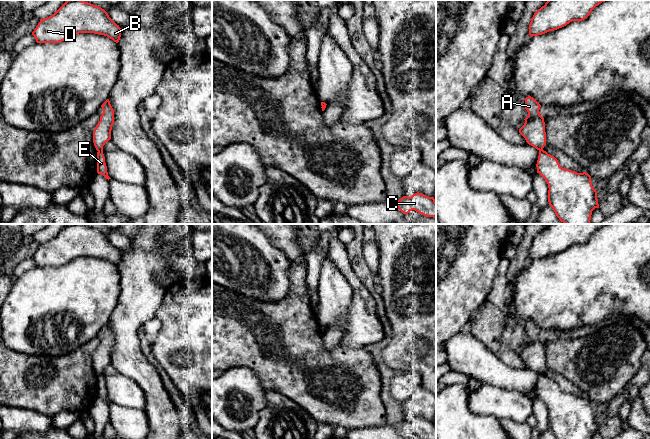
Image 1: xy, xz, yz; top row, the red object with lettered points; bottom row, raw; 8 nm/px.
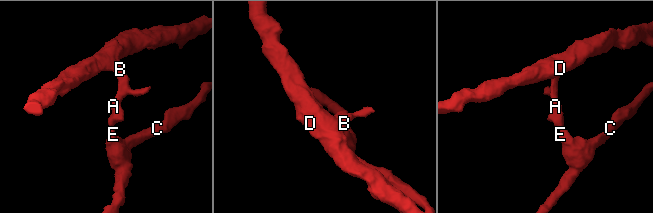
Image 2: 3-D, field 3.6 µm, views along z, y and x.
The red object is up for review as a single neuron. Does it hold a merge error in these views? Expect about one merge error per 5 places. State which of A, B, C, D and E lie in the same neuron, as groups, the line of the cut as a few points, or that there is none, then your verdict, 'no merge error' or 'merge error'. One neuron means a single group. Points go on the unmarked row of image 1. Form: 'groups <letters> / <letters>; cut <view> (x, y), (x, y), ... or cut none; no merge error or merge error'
groups A B D / C E; cut xy (102, 373), (98, 375); merge error

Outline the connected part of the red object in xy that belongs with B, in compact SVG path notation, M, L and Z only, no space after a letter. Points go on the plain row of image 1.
M67 224L52 240L40 243L32 259L37 267L59 267L79 257L104 259L118 267L121 252L101 231Z

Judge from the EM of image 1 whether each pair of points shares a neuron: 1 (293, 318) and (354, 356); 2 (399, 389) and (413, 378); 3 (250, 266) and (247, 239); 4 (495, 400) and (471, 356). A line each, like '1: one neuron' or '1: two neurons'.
1: one neuron
2: one neuron
3: one neuron
4: two neurons

